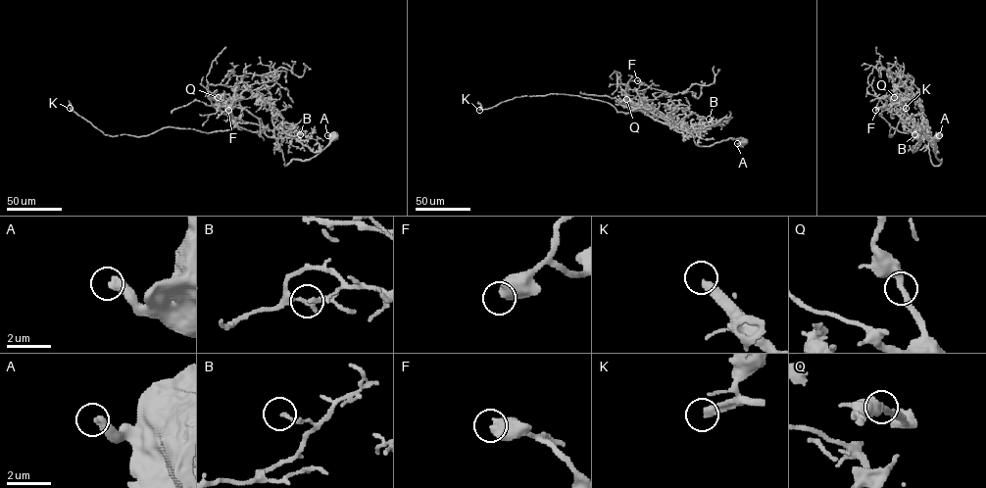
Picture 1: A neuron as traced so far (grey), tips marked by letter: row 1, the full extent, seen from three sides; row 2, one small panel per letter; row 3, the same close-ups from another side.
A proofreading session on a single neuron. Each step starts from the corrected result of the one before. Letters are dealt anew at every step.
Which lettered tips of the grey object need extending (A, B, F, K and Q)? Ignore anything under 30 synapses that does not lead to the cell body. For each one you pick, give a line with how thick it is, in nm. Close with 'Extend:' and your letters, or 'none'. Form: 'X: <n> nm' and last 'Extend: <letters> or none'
K: 360 nm
Extend: K

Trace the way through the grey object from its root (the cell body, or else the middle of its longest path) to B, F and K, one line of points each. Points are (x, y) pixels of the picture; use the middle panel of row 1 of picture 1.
B: (743, 142), (728, 138), (710, 146), (699, 146), (691, 133), (683, 134), (691, 126), (703, 124), (709, 119)
F: (743, 142), (728, 138), (698, 146), (691, 133), (670, 128), (644, 109), (637, 80)
K: (743, 142), (698, 146), (691, 133), (645, 108), (624, 113), (568, 94), (516, 97), (479, 110)

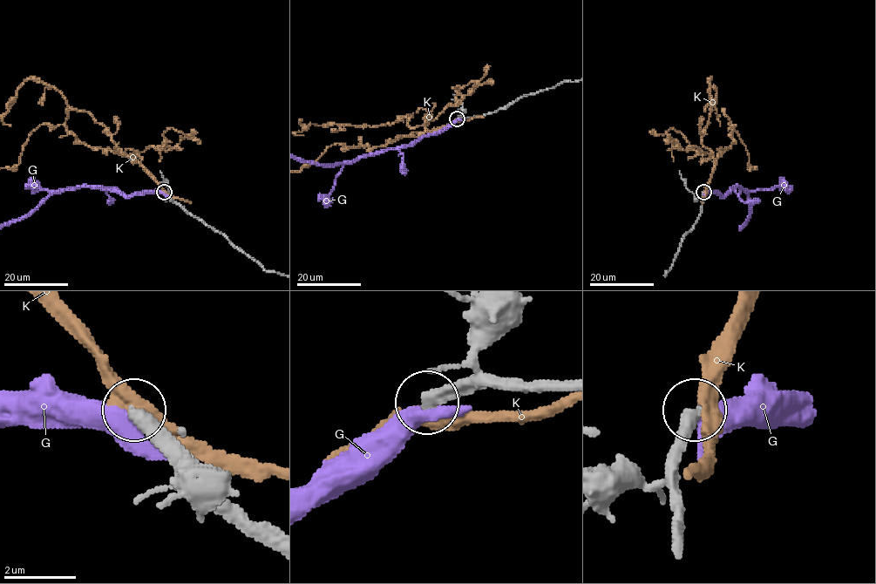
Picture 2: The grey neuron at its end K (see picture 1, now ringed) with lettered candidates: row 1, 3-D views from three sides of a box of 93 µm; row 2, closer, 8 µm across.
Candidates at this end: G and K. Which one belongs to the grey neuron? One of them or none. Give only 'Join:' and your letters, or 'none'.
Join: none

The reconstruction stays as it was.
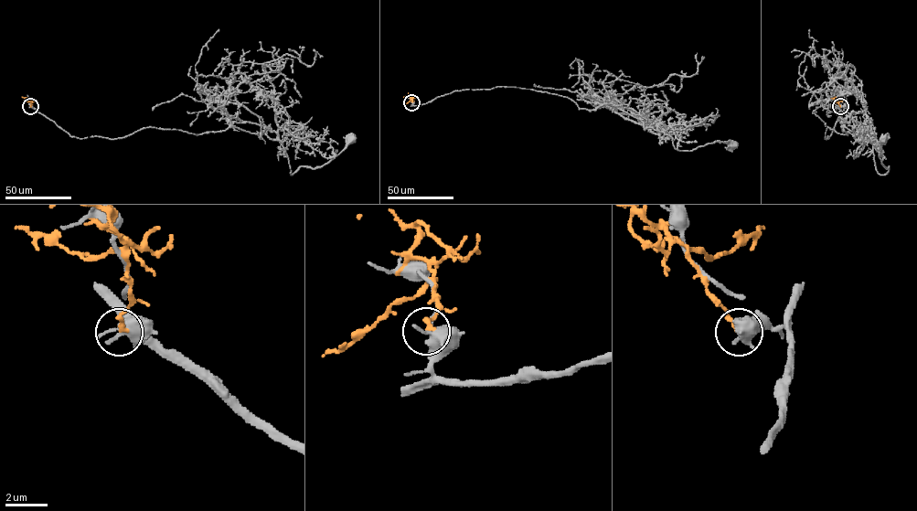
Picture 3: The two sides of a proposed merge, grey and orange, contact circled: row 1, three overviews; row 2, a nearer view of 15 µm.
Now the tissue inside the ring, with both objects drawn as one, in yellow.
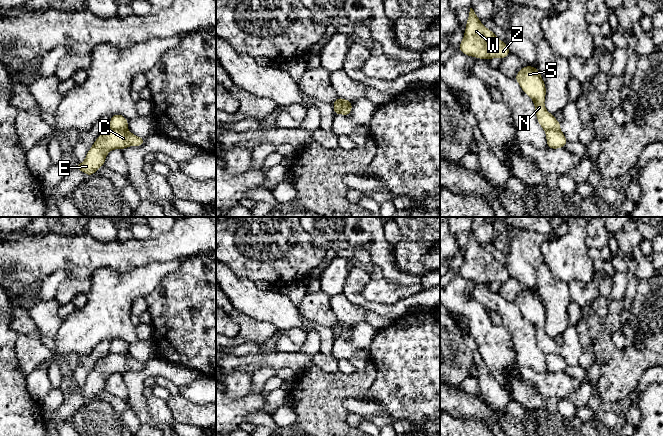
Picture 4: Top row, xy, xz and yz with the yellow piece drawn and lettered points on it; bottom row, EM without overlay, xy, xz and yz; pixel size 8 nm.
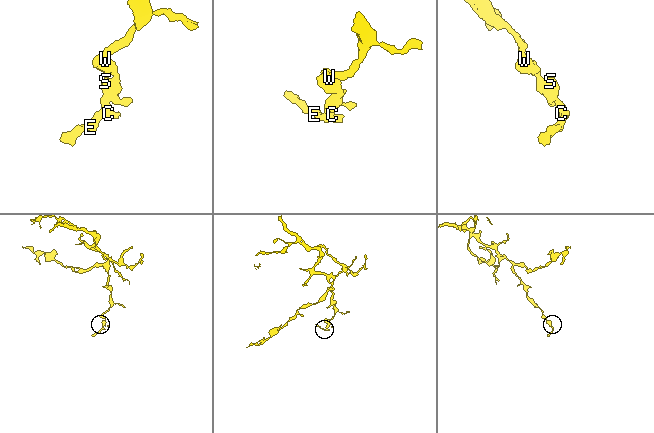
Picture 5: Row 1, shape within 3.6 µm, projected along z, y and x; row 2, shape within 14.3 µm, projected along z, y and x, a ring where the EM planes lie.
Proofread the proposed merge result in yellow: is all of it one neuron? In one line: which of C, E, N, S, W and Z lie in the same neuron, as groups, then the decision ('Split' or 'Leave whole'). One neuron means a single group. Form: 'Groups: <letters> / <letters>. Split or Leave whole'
Groups: C E / N S W Z. Split

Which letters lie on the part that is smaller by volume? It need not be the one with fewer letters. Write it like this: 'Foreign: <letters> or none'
Foreign: C, E

